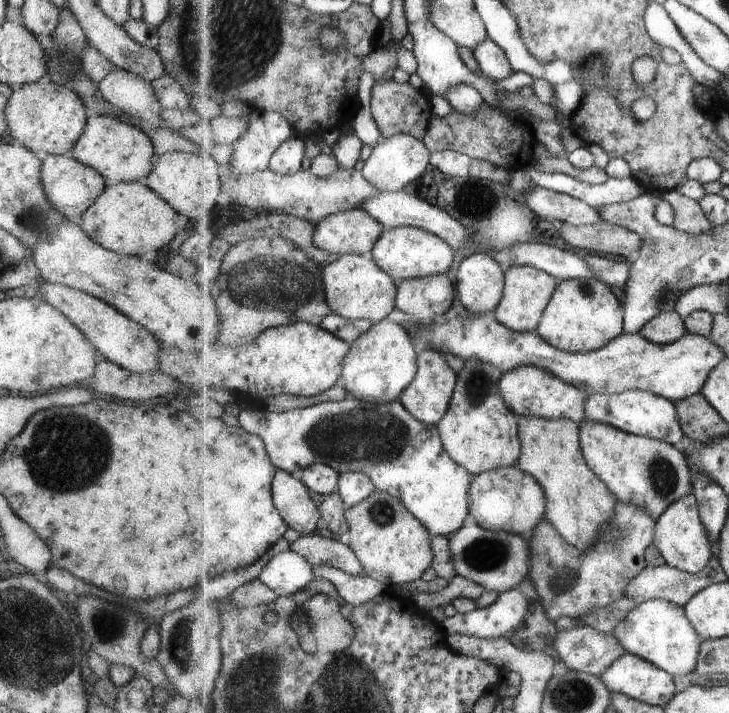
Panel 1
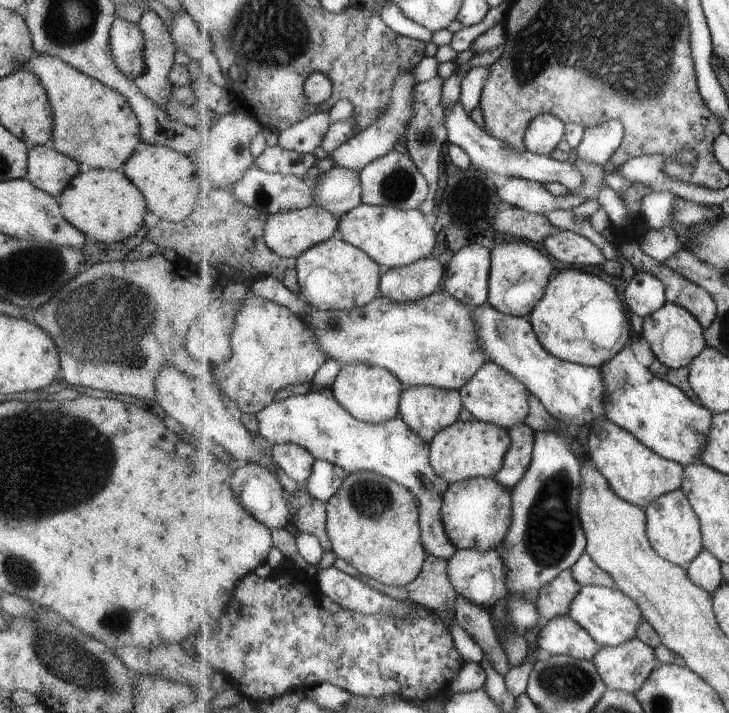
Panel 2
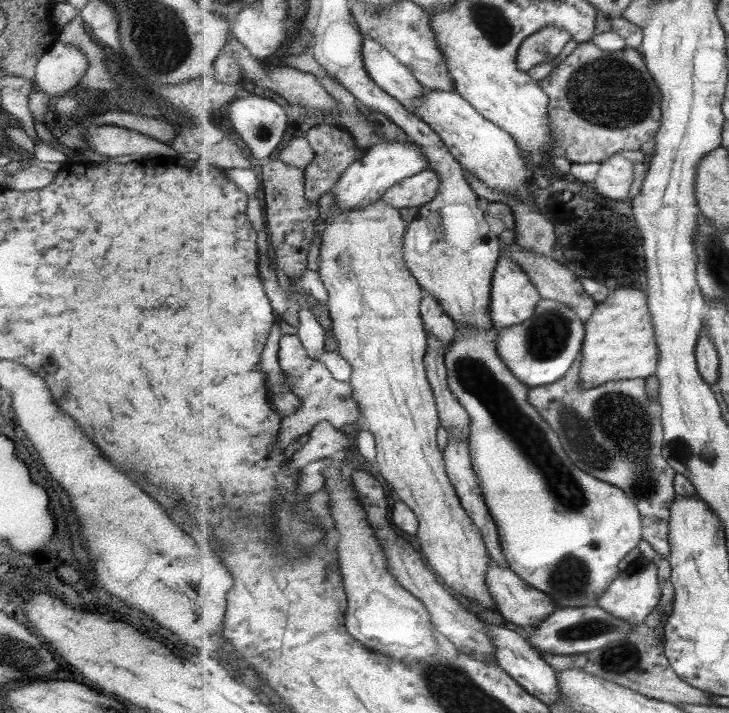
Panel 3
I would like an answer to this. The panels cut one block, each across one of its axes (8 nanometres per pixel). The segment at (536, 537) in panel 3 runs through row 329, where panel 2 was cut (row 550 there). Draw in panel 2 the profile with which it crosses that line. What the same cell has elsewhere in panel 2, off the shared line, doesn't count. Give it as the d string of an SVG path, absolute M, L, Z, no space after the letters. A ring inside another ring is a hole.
M493 548L487 552L481 550L458 549L453 558L449 560L450 579L457 592L464 597L473 600L475 604L483 604L491 610L501 598L510 594L507 588L506 564L501 552Z

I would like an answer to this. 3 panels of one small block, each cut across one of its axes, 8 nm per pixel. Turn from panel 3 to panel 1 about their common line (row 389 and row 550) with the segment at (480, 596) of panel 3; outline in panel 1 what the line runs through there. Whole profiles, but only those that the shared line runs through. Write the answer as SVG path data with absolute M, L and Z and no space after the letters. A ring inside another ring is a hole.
M375 490L369 498L365 498L351 508L346 509L347 522L350 524L350 546L354 550L356 558L360 561L367 576L374 578L381 584L393 586L409 584L413 580L422 578L425 571L434 563L434 549L432 548L432 534L427 530L418 517L411 514L406 504L391 493Z

